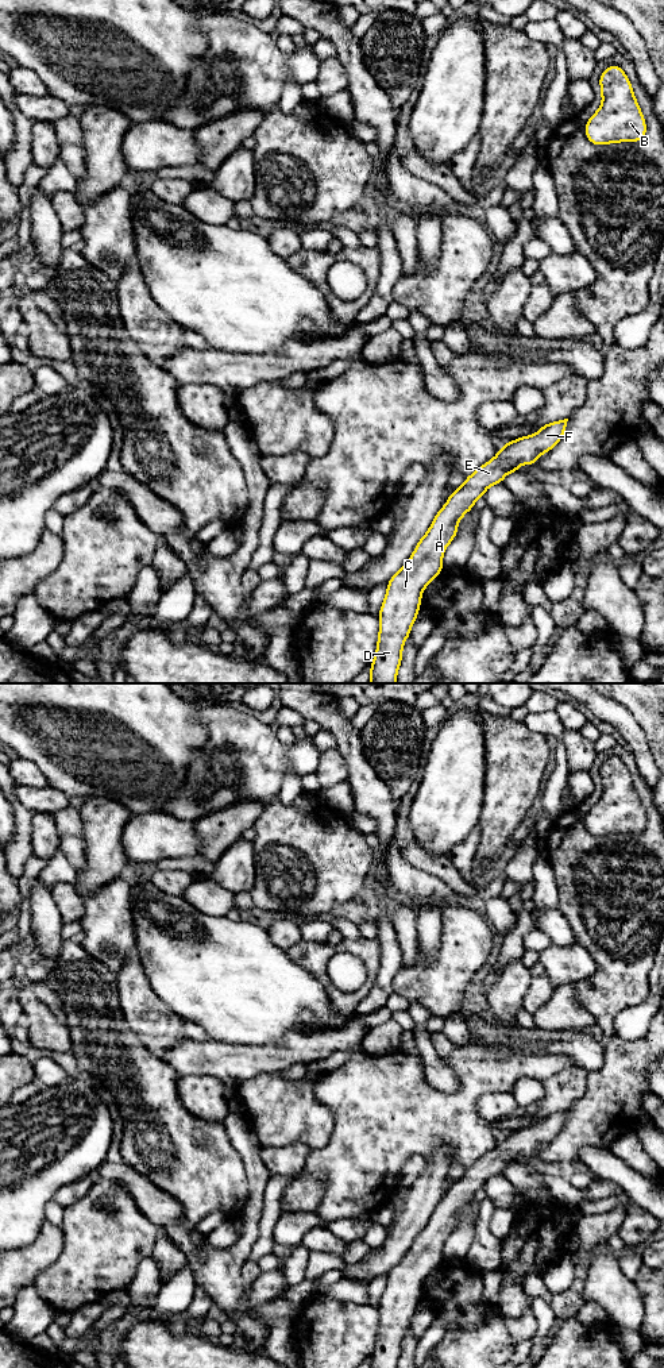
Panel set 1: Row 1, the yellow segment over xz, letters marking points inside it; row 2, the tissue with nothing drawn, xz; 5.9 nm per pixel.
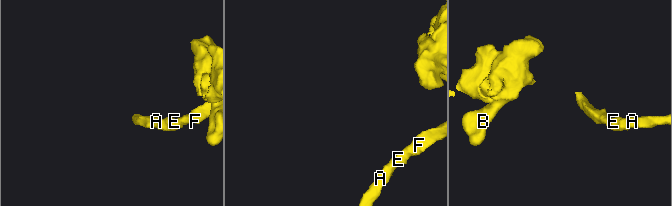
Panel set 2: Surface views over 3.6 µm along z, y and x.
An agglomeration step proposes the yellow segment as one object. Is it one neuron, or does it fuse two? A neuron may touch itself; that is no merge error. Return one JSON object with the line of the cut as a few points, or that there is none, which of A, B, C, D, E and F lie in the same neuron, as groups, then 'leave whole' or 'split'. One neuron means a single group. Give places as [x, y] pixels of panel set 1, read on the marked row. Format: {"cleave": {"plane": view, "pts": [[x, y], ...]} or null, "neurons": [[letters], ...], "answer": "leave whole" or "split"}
{"cleave": null, "neurons": [["A", "B", "C", "D", "E", "F"]], "answer": "leave whole"}

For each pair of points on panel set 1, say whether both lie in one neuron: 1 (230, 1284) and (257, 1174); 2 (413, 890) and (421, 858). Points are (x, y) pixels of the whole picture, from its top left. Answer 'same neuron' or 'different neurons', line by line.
1: same neuron
2: different neurons

